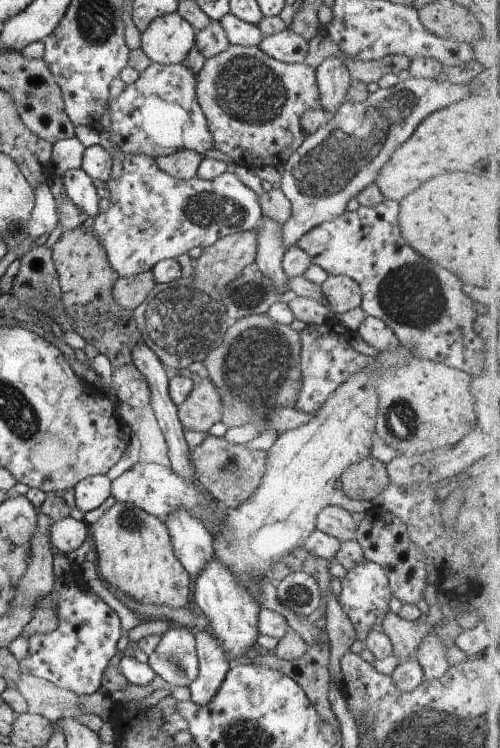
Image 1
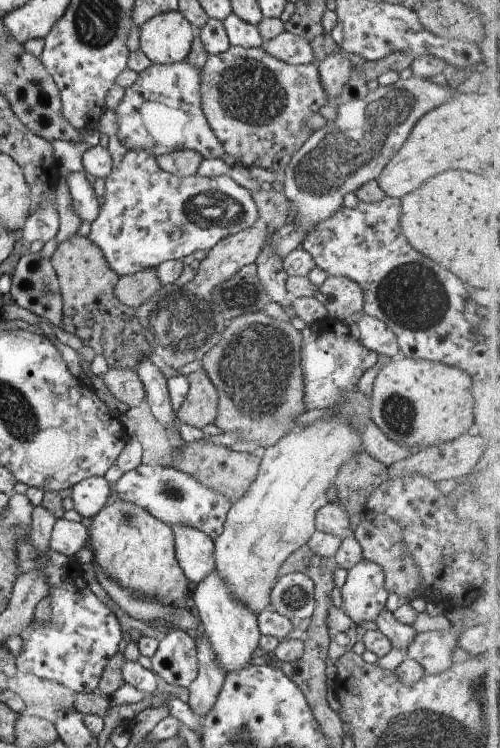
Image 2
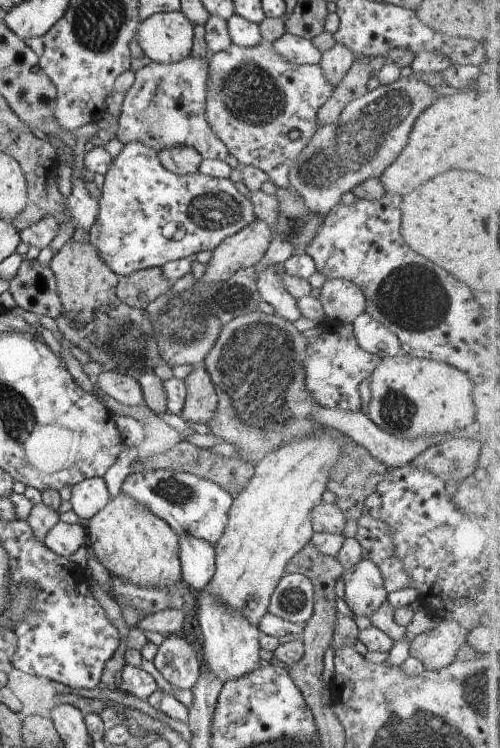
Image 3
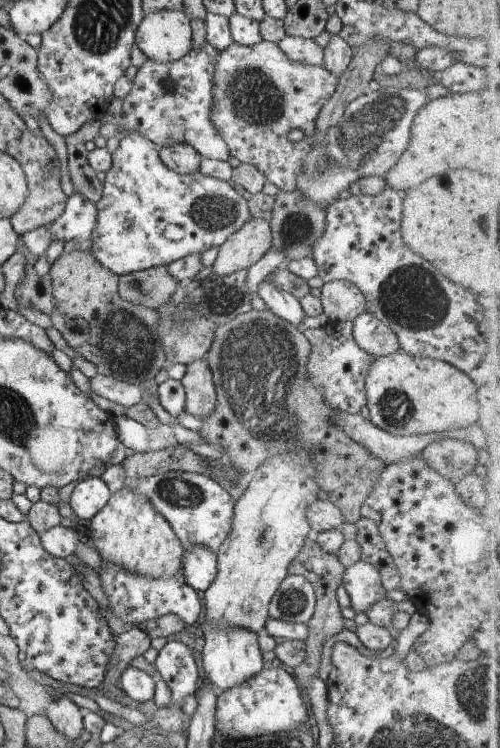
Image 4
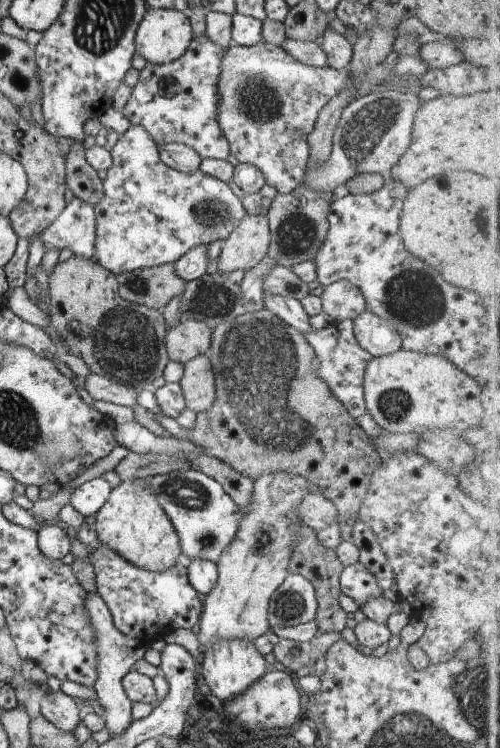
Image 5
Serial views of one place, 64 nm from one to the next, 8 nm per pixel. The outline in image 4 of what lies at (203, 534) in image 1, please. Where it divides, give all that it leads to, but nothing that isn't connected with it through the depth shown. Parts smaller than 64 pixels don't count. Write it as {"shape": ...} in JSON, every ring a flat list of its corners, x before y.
{"shape":[[190,547,183,554,184,580,202,594,217,575,217,554,204,547]]}

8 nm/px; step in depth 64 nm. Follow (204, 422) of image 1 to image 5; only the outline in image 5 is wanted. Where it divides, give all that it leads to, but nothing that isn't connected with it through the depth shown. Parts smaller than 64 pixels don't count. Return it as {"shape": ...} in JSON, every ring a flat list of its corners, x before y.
{"shape":[[198,355,187,362,179,384,187,408,196,414,206,413,215,401,215,378,209,355]]}

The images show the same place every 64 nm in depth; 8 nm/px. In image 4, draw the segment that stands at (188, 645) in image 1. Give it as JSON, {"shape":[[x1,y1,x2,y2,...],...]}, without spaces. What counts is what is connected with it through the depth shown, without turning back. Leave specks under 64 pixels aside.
{"shape":[[168,640,165,646,159,651,155,660,155,670,160,672,163,683,168,685,172,692,171,703,163,709,154,708,149,713,149,719,152,724,160,726,164,730,178,731,182,725,182,700,189,694,195,694,201,685,201,679,198,675,198,668,196,667,196,660,192,649,186,647,184,643,176,640]]}

